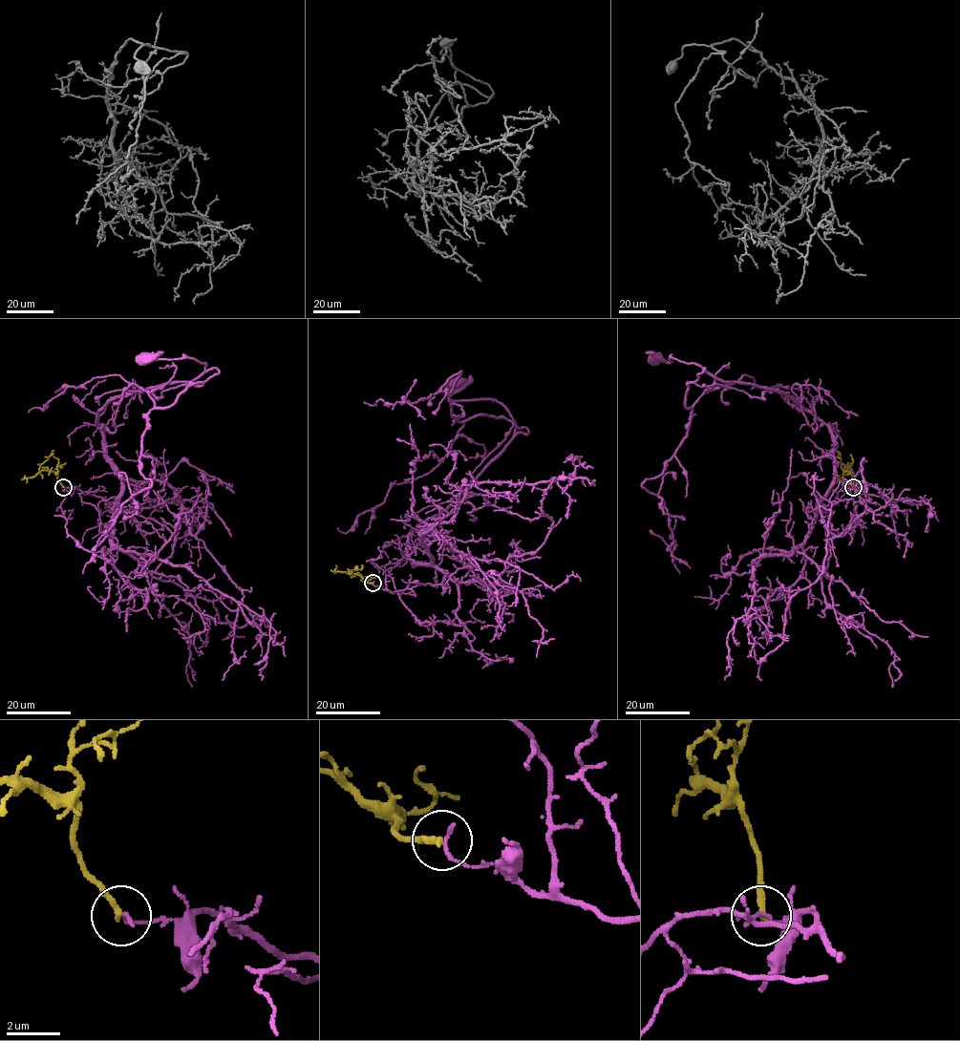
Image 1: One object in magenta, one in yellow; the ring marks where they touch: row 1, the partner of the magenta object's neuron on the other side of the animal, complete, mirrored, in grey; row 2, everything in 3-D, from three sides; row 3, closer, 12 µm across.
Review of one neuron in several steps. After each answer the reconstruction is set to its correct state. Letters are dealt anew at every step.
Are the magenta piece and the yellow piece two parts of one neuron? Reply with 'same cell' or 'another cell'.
another cell

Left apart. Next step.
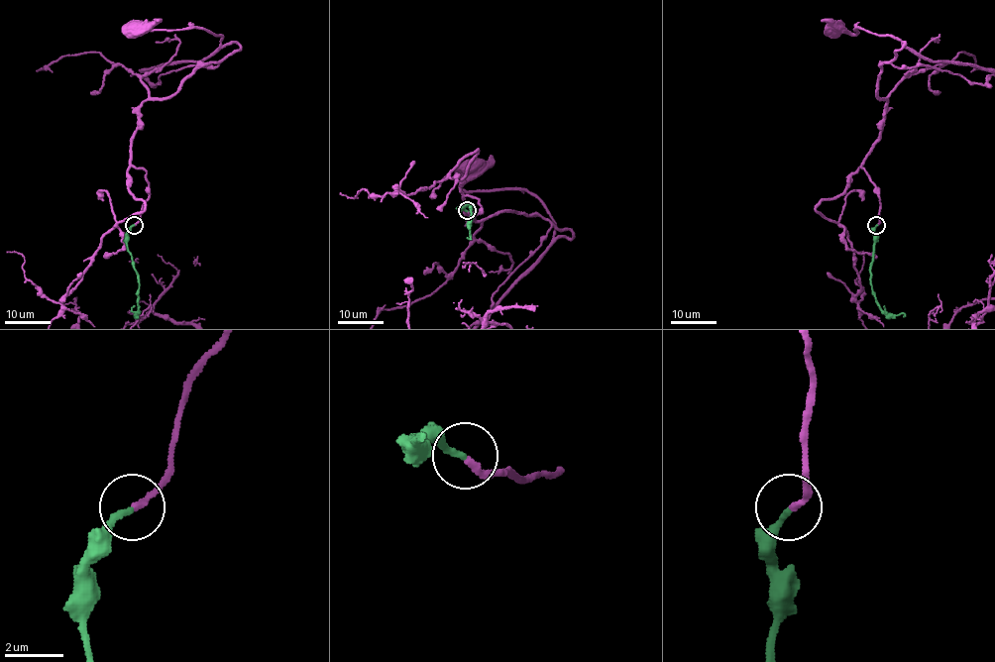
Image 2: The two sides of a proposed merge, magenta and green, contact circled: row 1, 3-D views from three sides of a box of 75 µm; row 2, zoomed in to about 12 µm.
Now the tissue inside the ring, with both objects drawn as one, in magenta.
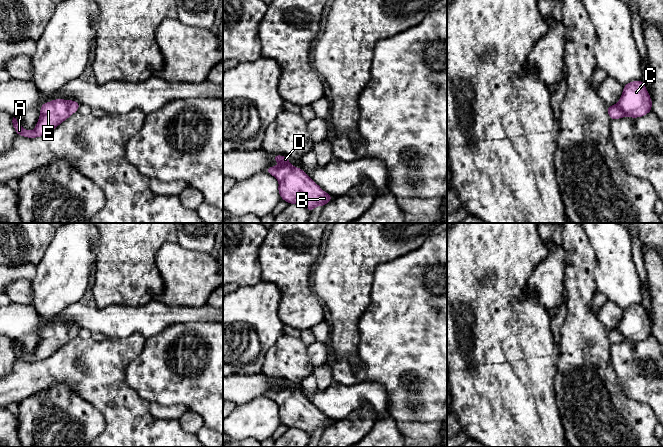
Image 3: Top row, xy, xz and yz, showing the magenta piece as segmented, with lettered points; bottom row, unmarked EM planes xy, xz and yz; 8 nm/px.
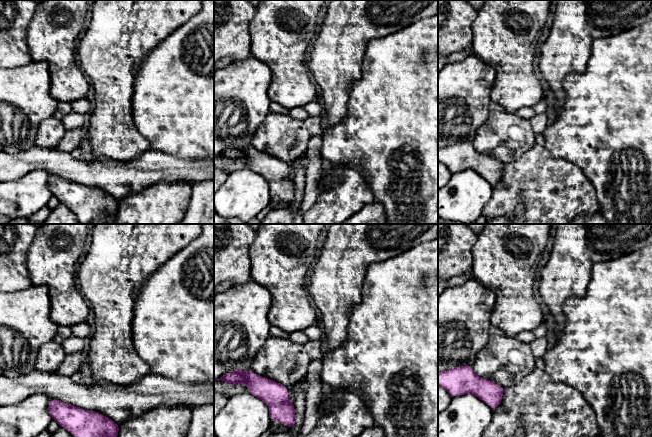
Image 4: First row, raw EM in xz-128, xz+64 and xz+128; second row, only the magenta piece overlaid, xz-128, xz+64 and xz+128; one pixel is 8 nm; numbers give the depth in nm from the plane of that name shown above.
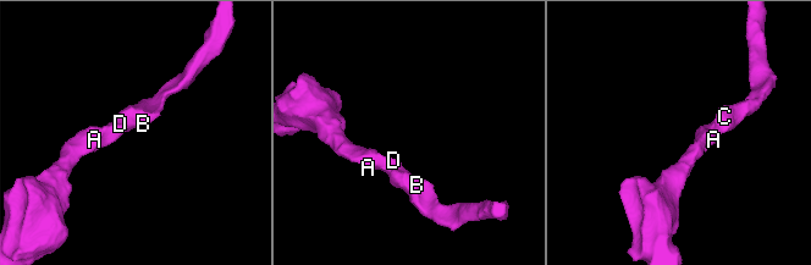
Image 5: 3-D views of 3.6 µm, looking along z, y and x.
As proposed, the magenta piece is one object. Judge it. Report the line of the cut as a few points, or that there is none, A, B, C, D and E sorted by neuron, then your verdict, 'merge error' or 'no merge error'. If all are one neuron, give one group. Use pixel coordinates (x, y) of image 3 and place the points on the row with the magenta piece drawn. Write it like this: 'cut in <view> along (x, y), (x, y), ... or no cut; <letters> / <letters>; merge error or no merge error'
no cut; A B C D E; no merge error

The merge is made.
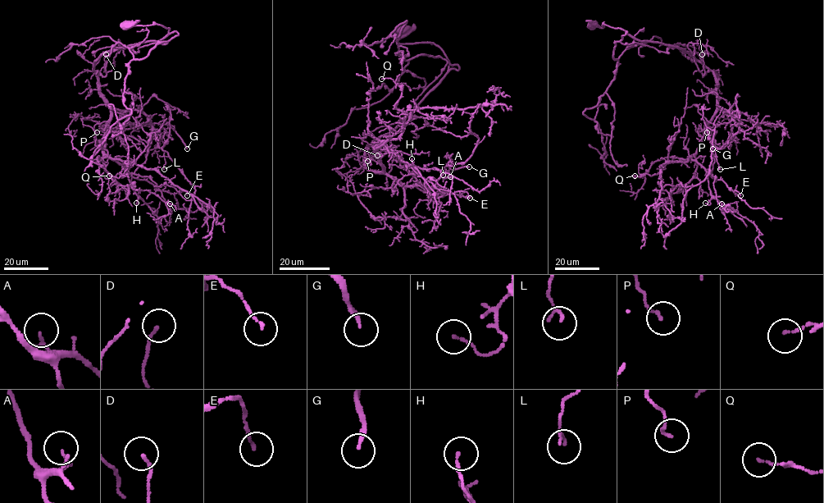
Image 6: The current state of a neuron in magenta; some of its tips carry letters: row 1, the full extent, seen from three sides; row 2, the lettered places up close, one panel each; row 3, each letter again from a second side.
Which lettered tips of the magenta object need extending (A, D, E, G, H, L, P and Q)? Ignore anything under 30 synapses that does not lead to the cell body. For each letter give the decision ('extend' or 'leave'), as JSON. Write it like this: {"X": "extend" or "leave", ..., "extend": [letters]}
{"A": "leave", "D": "leave", "E": "leave", "G": "extend", "H": "leave", "L": "leave", "P": "leave", "Q": "leave", "extend": ["G"]}

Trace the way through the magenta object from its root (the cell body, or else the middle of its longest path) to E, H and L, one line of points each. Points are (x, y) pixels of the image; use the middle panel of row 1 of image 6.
E: (401, 31), (401, 43), (435, 43), (448, 70), (365, 165), (383, 170), (384, 142), (470, 198)
H: (401, 31), (401, 43), (435, 43), (448, 70), (366, 150), (365, 165), (383, 170), (383, 142), (412, 158)
L: (401, 31), (401, 43), (435, 43), (448, 70), (366, 150), (365, 165), (430, 196), (443, 175)

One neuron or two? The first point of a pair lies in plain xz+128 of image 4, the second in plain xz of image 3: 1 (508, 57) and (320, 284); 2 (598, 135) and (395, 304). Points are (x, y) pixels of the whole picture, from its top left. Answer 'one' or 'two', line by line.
1: two
2: one

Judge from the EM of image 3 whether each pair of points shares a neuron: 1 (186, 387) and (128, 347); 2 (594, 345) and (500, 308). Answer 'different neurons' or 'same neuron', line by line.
1: different neurons
2: different neurons

